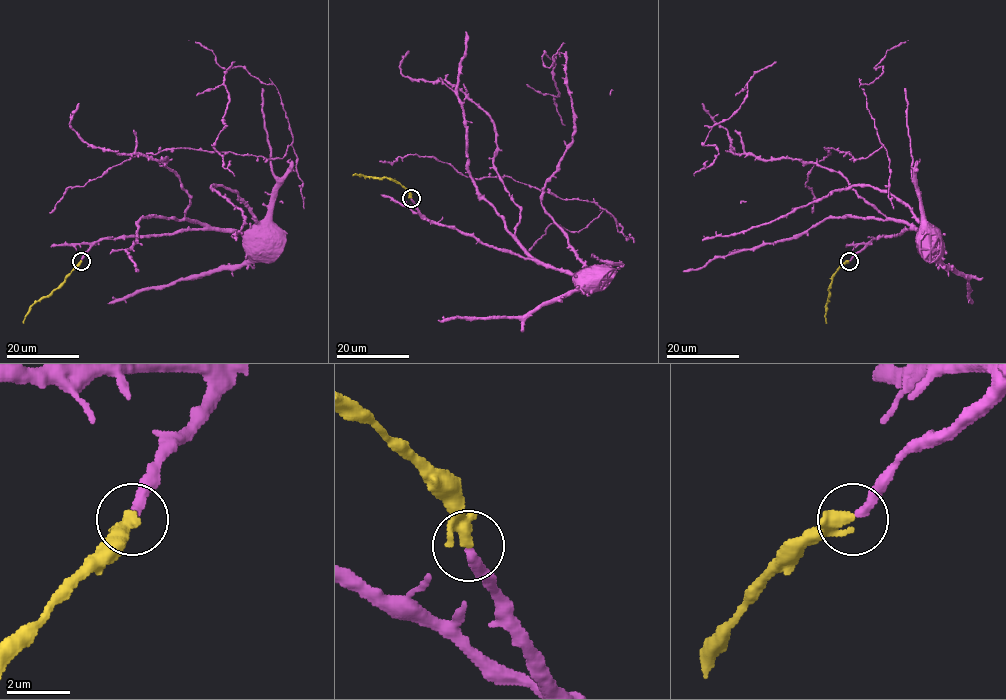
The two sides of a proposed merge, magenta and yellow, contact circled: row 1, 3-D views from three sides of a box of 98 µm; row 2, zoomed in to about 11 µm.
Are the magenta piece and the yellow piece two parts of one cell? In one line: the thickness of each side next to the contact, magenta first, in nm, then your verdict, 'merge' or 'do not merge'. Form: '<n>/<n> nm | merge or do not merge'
320/300 nm | merge

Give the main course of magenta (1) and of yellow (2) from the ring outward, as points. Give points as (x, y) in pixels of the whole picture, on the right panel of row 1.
1: (849, 260), (876, 238), (894, 236), (908, 229), (928, 231)
2: (849, 261), (833, 277), (826, 304), (826, 323)

